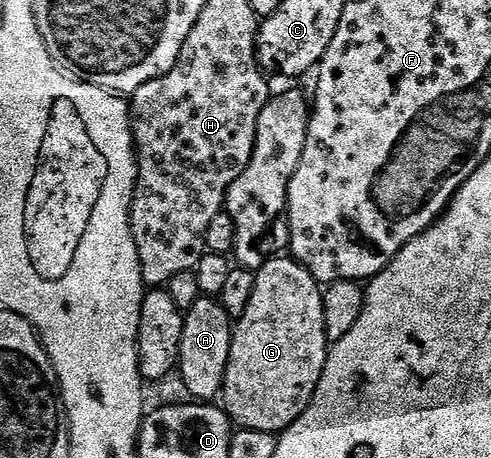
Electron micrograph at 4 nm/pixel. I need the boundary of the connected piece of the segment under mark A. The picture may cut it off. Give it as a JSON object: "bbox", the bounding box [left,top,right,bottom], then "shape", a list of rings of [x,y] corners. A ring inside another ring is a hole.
{"bbox":[179,297,234,401],"shape":[[[200,297],[192,308],[184,312],[185,324],[181,338],[179,375],[192,398],[197,401],[213,401],[222,394],[227,373],[227,361],[231,353],[234,324],[224,305],[213,297]]]}

